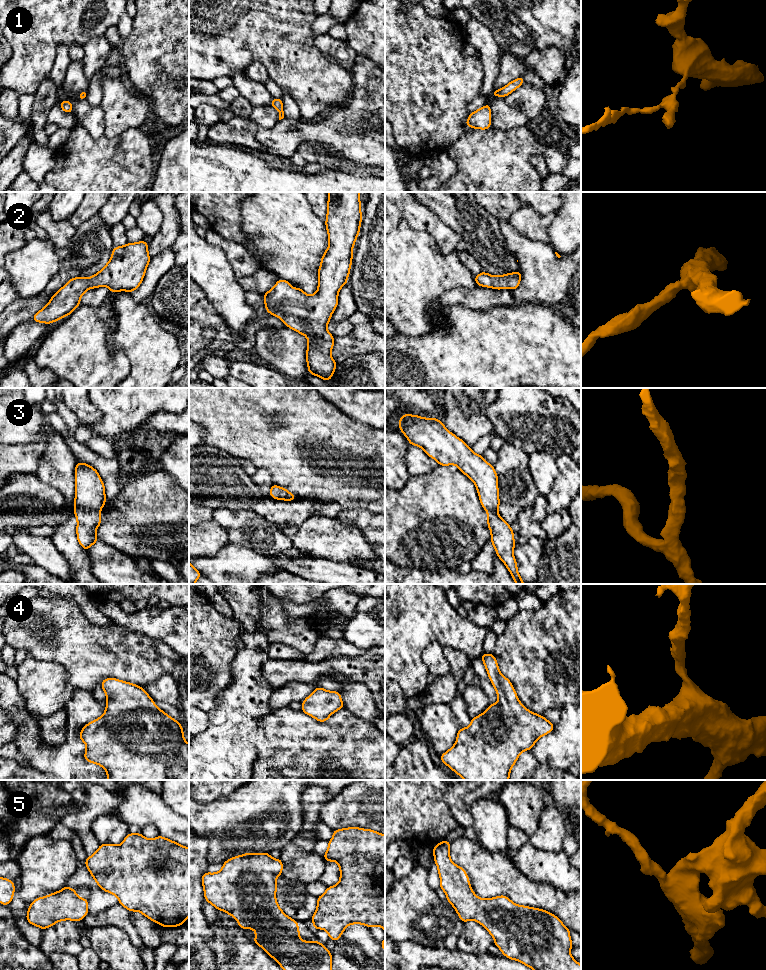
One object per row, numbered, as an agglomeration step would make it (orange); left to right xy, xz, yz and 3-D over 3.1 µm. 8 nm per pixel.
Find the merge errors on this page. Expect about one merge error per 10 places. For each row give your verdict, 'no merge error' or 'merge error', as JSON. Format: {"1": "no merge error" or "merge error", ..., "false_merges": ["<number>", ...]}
{"1": "no merge error", "2": "no merge error", "3": "no merge error", "4": "no merge error", "5": "no merge error", "false_merges": []}

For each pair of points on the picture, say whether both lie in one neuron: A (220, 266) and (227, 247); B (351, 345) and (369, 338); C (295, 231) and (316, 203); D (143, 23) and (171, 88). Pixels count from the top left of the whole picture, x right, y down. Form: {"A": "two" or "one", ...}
{"A": "two", "B": "one", "C": "two", "D": "one"}

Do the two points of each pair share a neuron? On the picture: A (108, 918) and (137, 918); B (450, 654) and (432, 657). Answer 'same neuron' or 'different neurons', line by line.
A: different neurons
B: different neurons

